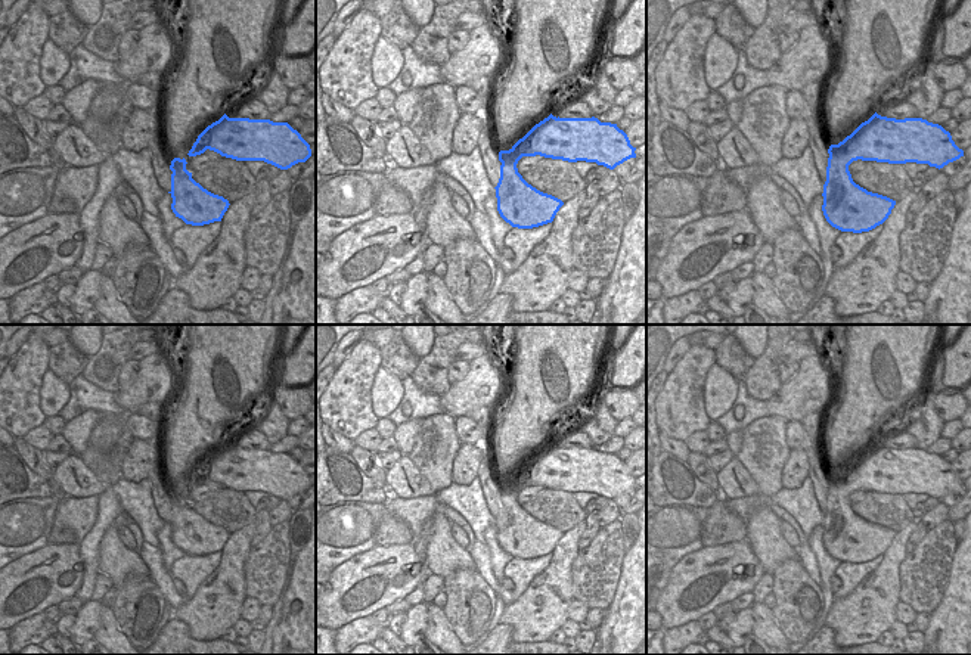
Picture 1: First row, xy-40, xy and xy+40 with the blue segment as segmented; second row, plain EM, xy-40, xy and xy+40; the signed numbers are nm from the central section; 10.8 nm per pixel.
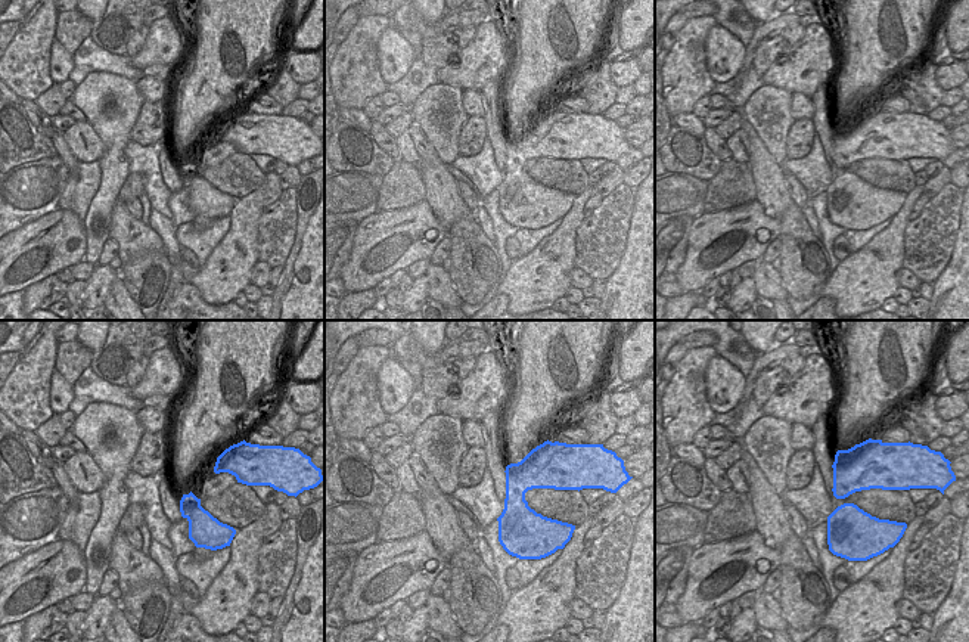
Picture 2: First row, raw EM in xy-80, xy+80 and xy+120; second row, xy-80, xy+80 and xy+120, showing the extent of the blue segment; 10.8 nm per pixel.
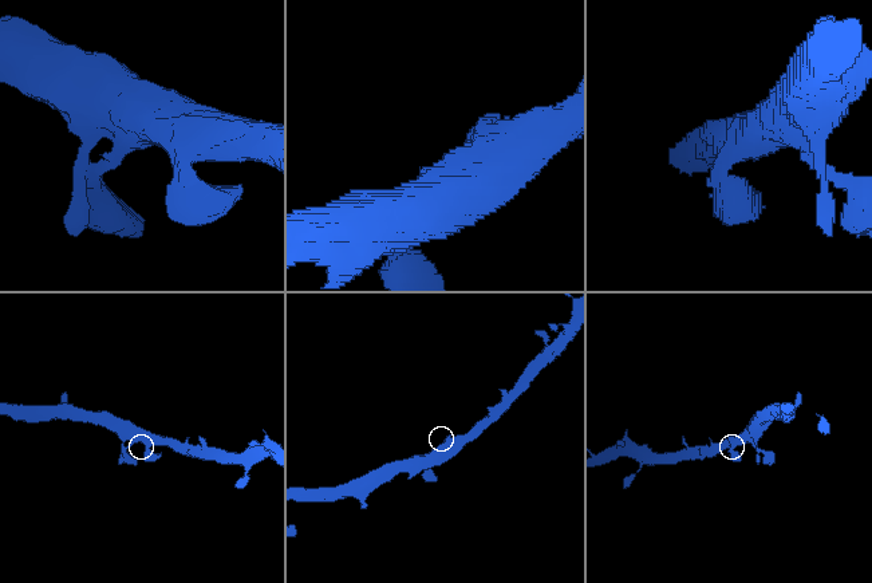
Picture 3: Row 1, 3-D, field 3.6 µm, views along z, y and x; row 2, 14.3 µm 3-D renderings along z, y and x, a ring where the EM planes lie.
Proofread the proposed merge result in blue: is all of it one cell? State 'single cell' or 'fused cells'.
single cell

